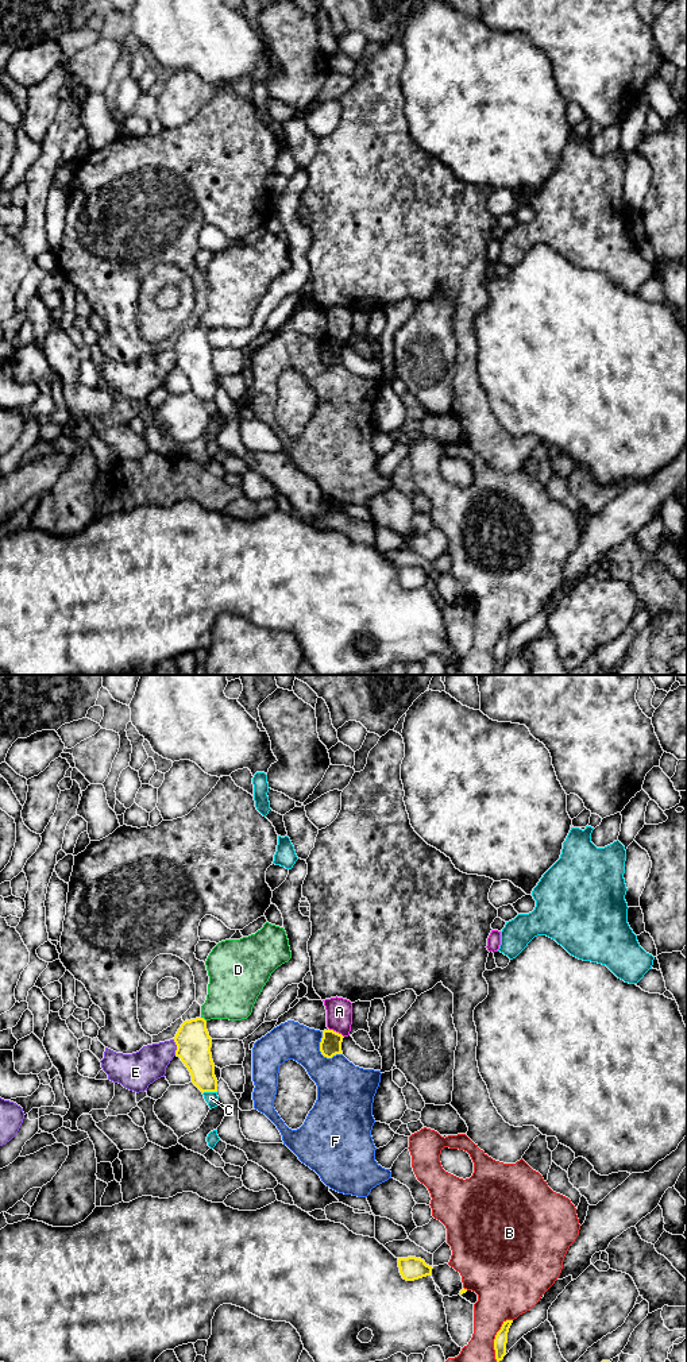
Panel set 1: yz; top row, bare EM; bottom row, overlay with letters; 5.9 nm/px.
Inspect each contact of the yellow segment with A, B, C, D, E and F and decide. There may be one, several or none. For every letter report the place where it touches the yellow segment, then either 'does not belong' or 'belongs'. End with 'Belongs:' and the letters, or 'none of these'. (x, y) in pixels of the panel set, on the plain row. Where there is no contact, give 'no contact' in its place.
A: yz (335, 340) | does not belong
B: yz (496, 647) | does not belong
C: yz (209, 400) | does not belong
D: yz (204, 328) | does not belong
E: yz (177, 357) | does not belong
F: yz (321, 362) | does not belong
Belongs: none of these

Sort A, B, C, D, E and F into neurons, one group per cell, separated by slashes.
A / B / C / D / E / F

